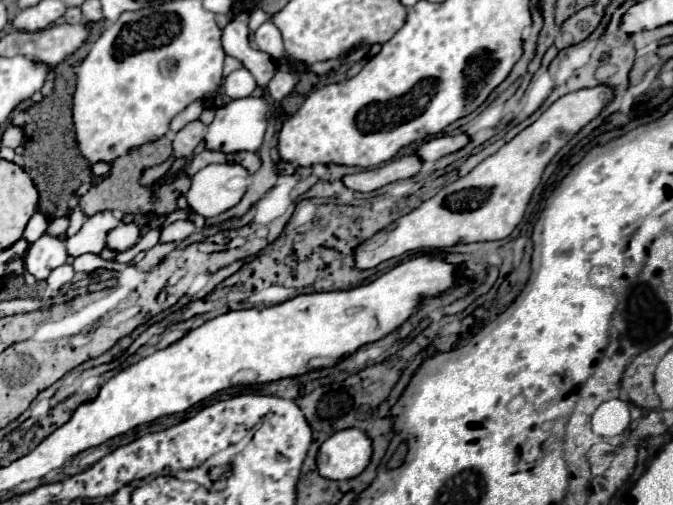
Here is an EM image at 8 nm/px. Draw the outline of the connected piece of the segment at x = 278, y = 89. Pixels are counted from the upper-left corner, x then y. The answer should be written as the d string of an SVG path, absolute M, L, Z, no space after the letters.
M280 70L280 72L270 80L270 84L268 84L270 96L272 96L274 100L282 100L282 98L286 98L288 94L294 92L296 84L298 84L298 74Z

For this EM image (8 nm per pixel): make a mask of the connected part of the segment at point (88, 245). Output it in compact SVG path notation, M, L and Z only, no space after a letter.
M98 212L94 216L90 216L82 230L66 240L68 246L68 254L70 256L82 256L82 254L100 254L102 248L106 248L106 234L116 228L120 224L120 220L114 216L114 212Z

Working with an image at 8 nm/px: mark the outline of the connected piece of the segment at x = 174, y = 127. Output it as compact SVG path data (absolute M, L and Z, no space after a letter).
M196 100L196 102L192 102L190 106L186 106L174 120L172 120L172 124L170 124L170 130L172 132L178 132L178 130L182 130L188 122L192 122L192 120L198 120L200 118L200 114L202 114L202 110L204 110L204 100Z

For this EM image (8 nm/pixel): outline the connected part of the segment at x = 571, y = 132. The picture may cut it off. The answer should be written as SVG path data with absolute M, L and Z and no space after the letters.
M606 84L570 92L558 98L534 124L522 130L514 140L504 144L496 154L480 162L464 178L444 186L436 196L422 202L416 210L380 230L356 250L356 266L366 270L380 262L402 256L420 248L450 248L456 244L502 240L524 218L532 192L540 184L544 168L604 106L614 98L614 90Z

